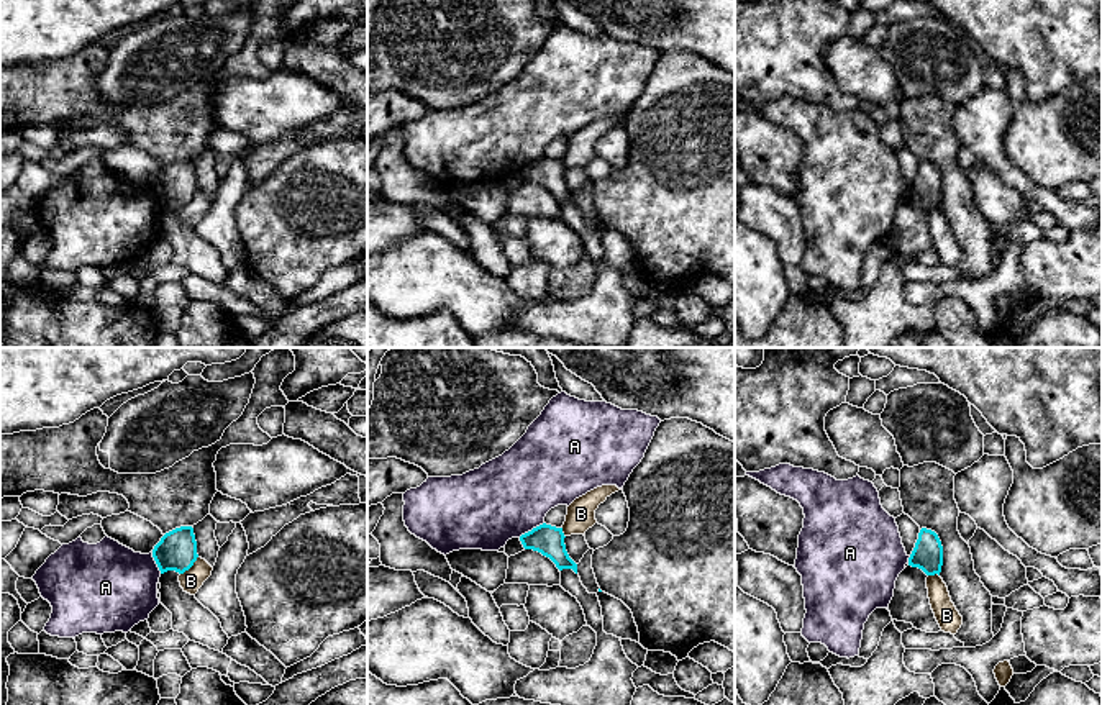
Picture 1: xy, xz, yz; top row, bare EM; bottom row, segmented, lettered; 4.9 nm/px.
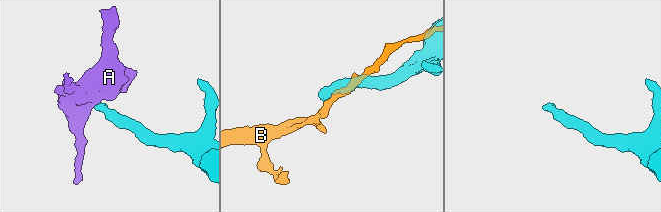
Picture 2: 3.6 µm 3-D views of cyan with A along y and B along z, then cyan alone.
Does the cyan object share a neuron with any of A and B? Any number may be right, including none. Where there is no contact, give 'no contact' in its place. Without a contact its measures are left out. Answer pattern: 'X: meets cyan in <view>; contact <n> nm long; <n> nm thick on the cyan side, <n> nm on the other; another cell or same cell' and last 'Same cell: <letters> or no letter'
A: meets cyan in xz; contact 150 nm long; 150 nm thick on the cyan side, 400 nm on the other; another cell
B: meets cyan in xy; contact 130 nm long; 190 nm thick on the cyan side, 110 nm on the other; another cell
Same cell: no letter

